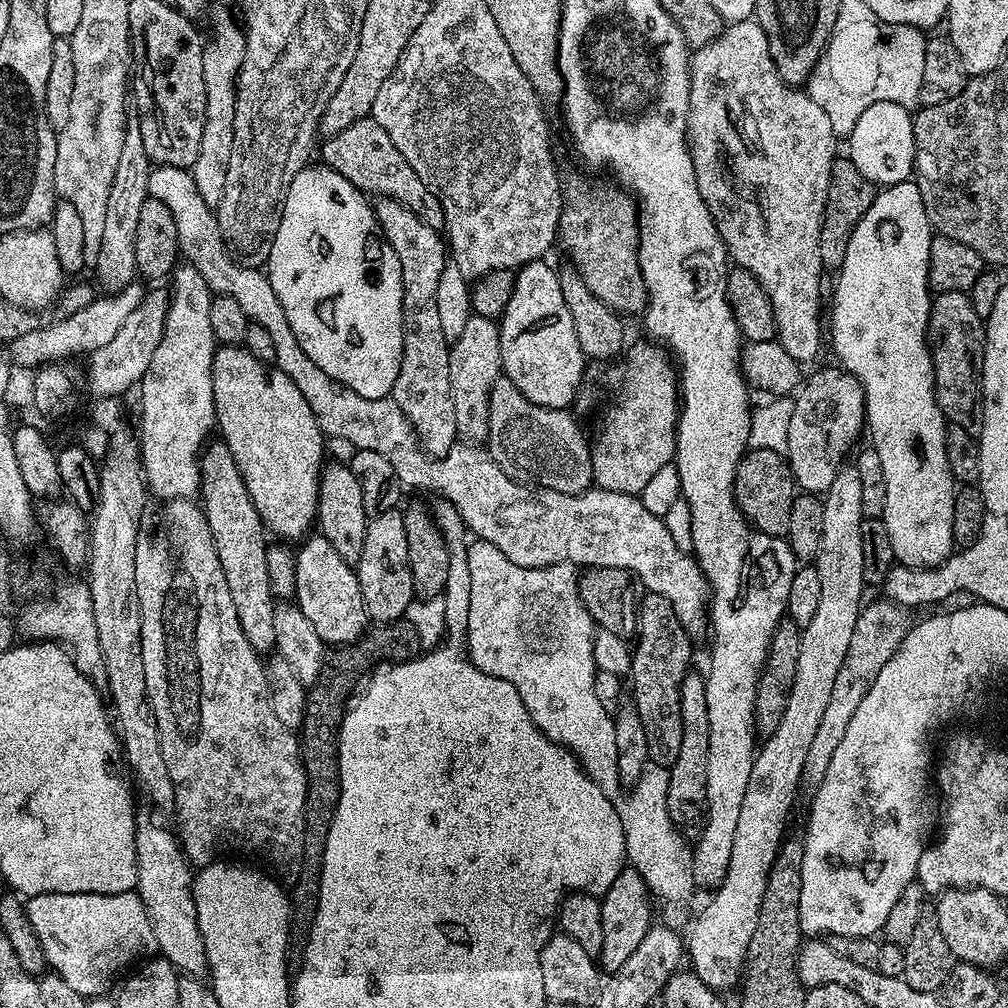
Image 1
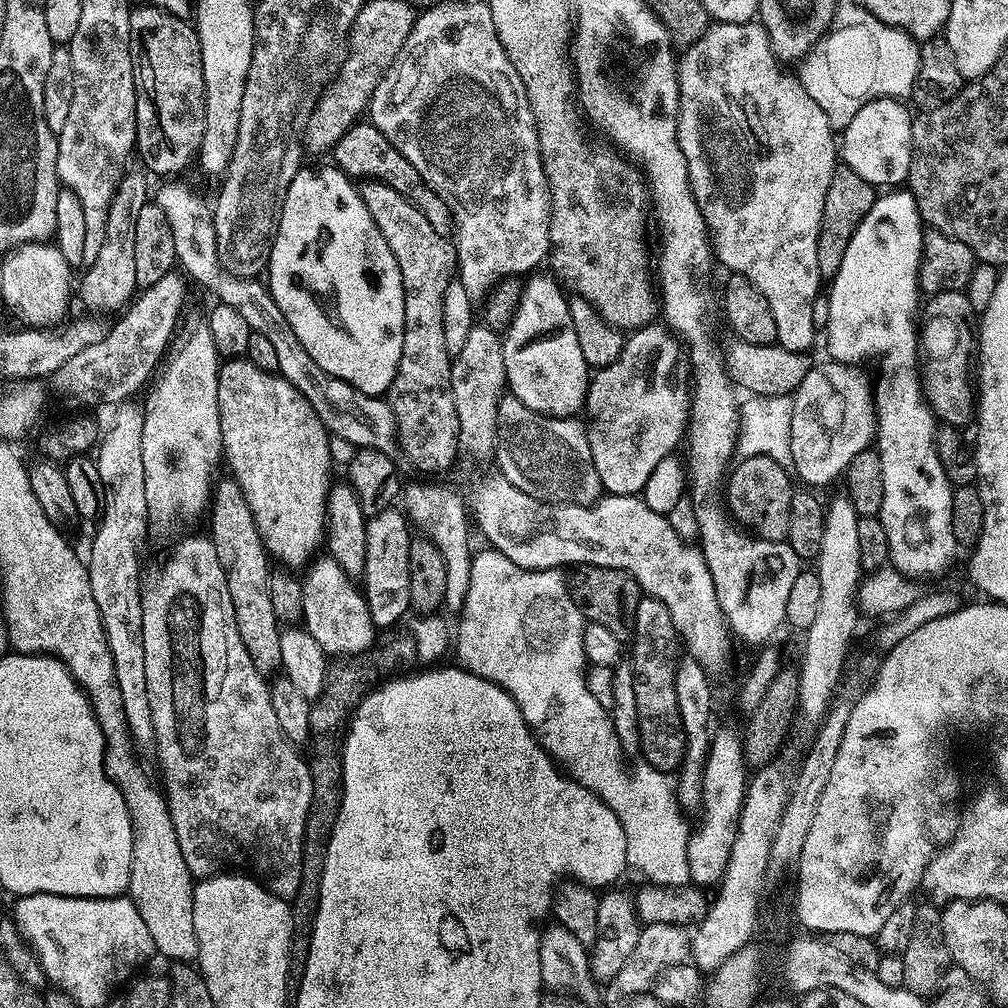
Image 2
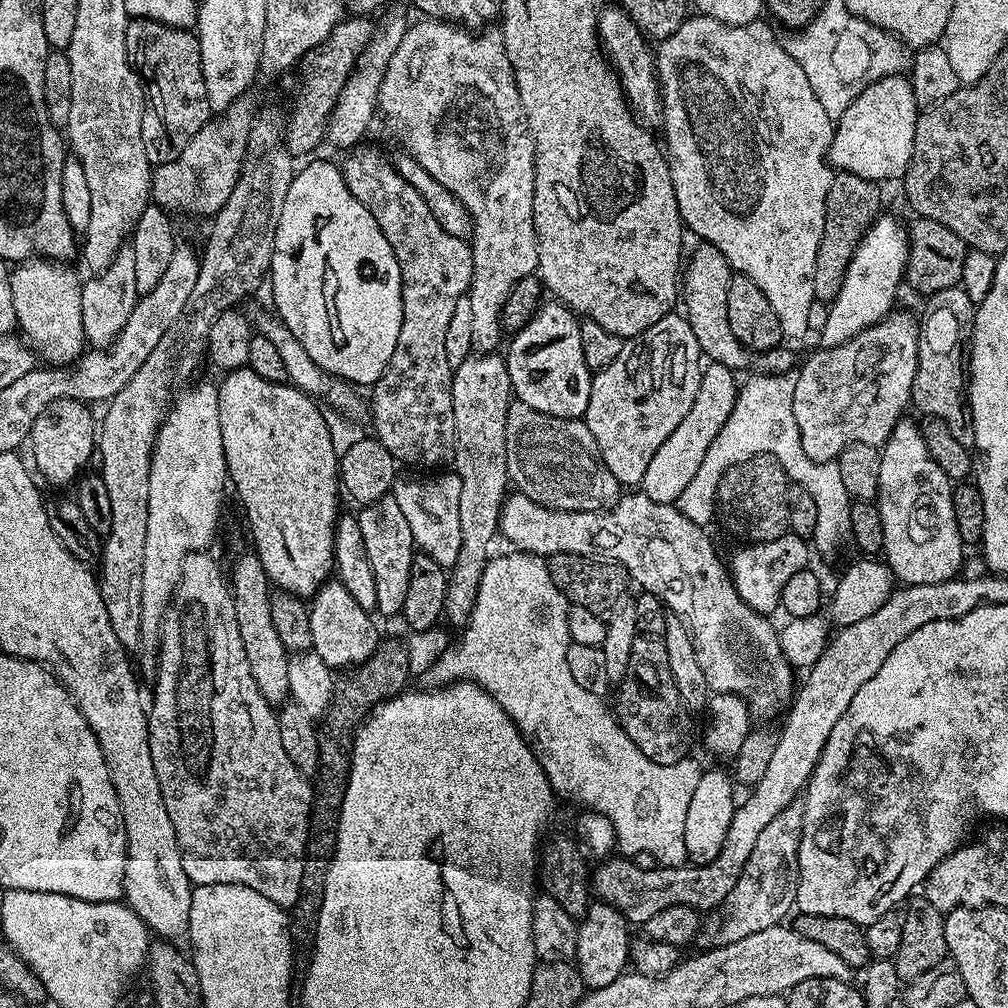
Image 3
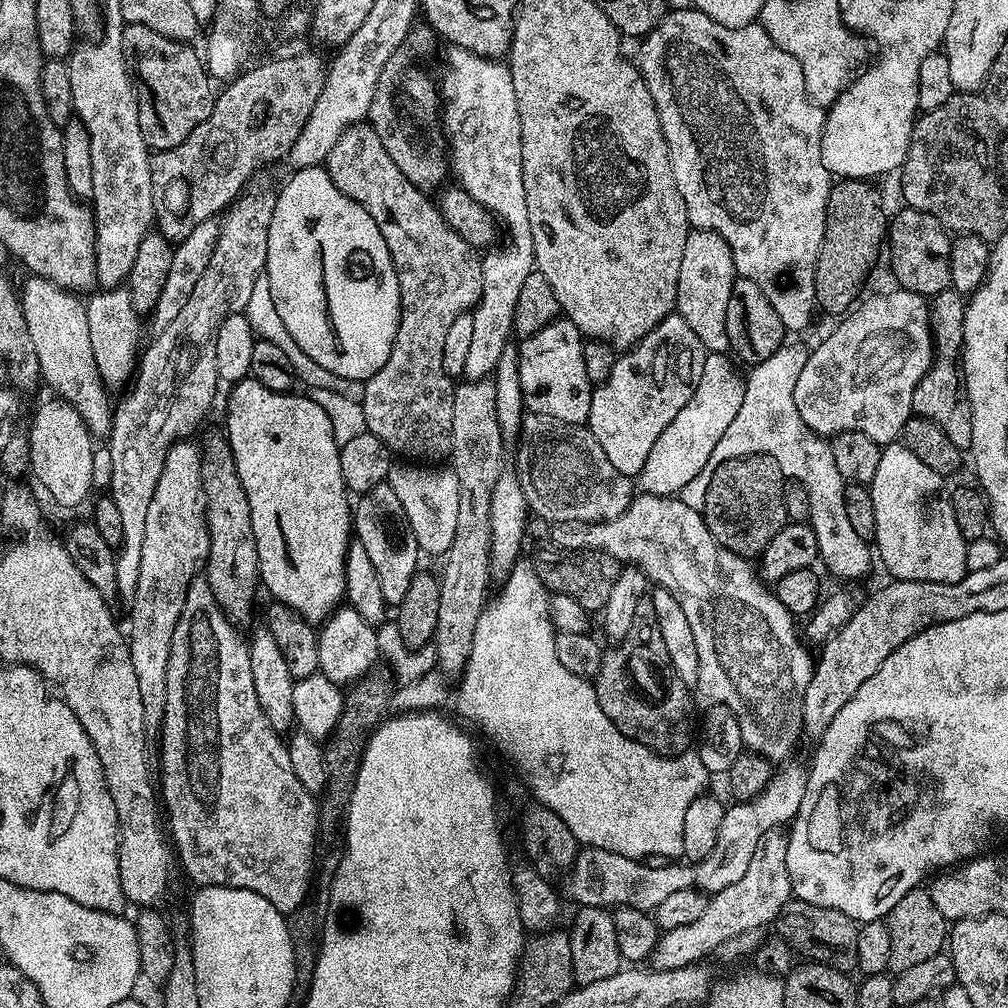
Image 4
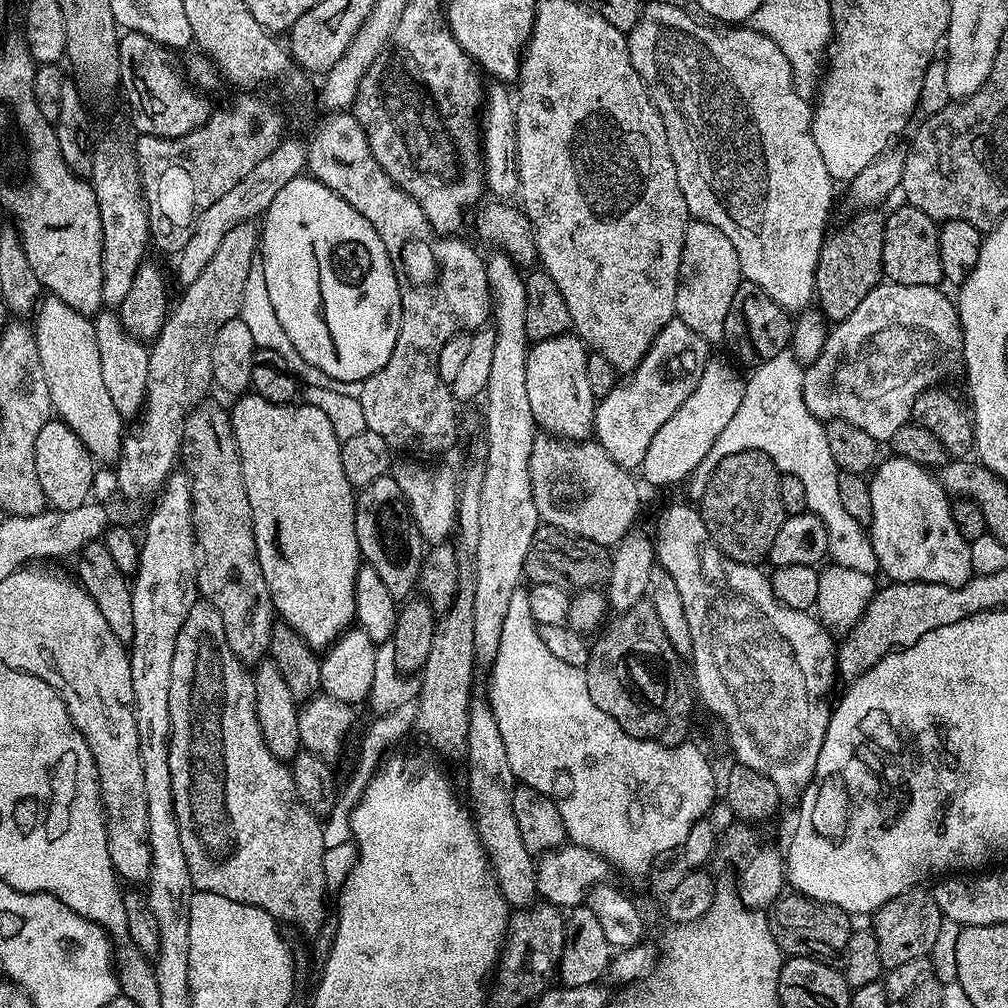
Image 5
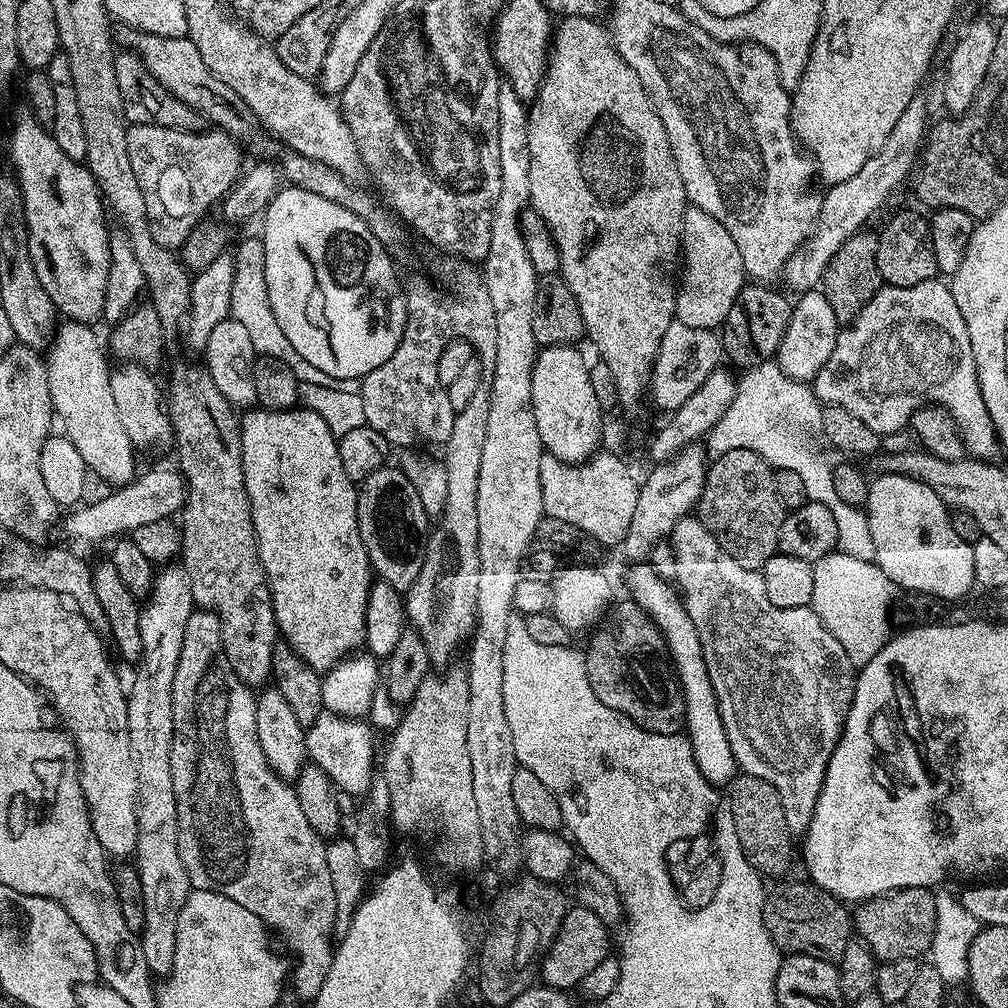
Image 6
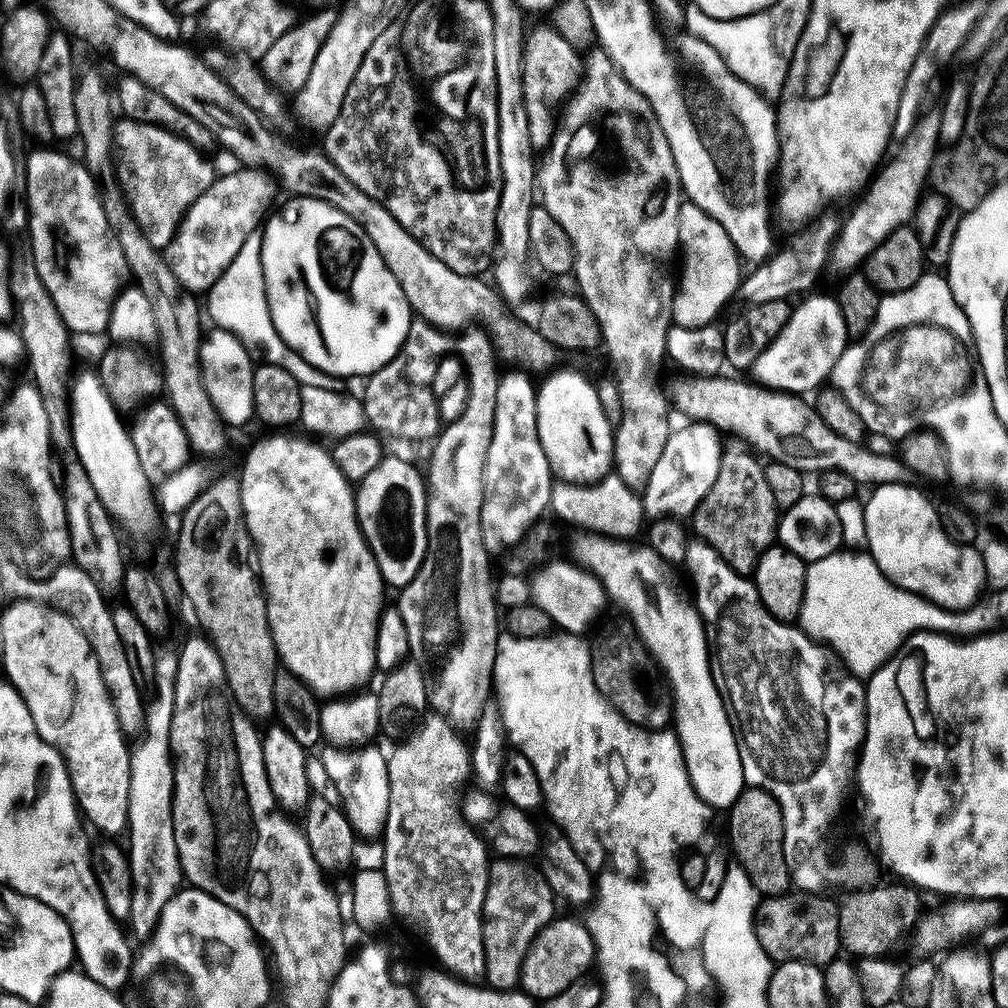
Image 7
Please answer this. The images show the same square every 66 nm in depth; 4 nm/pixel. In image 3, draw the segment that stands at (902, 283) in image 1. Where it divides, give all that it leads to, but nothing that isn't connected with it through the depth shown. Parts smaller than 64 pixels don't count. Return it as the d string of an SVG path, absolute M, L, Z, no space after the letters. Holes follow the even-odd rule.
M881 214L866 230L862 242L854 250L854 258L846 270L842 290L831 301L820 344L833 348L854 338L863 328L869 328L893 311L896 287L904 280L904 267L908 261L908 230L892 216ZM901 418L880 453L878 507L884 531L883 559L901 585L933 584L957 579L966 557L966 545L954 522L953 481L930 458L926 442L914 419Z

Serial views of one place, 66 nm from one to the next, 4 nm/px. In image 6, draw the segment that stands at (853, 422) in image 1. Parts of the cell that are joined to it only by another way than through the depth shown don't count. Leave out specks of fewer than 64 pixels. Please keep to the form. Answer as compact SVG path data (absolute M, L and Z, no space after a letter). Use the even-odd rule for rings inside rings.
M933 278L926 282L918 282L918 286L906 286L905 288L882 286L879 288L874 294L874 298L870 298L870 302L856 315L856 319L853 320L851 324L839 329L837 344L834 346L833 353L830 354L829 360L815 376L814 393L816 399L820 402L828 406L839 406L850 410L850 414L862 418L862 422L866 422L866 426L870 426L870 430L881 434L901 431L901 429L911 421L912 415L914 415L921 406L939 406L950 413L960 433L963 447L965 449L969 448L969 450L972 451L969 453L971 453L975 459L995 461L997 459L996 455L1001 455L1002 452L999 439L996 435L996 427L990 418L990 414L986 410L986 402L982 402L982 390L978 382L978 370L974 362L974 350L970 346L970 334L966 330L966 322L962 318L962 310L958 310L958 302L954 302L954 294L952 293L951 287L940 278ZM848 376L856 376L856 381L854 381L853 384L848 384ZM836 387L845 388L842 389L841 392L836 392Z

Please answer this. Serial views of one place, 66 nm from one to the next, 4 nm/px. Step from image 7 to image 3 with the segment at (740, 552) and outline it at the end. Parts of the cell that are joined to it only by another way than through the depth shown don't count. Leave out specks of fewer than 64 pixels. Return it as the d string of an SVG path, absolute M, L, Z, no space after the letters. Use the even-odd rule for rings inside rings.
M770 455L752 457L749 461L730 466L722 474L717 490L716 511L719 519L724 519L725 526L734 535L744 539L741 541L752 544L774 542L774 538L789 531L786 510L789 483L786 470L778 458Z

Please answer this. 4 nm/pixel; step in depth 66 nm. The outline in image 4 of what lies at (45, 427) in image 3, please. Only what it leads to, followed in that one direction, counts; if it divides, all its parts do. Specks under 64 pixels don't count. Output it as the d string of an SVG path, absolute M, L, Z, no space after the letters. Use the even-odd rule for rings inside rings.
M51 399L35 412L26 432L29 471L60 507L76 508L87 498L94 482L94 438L69 403Z

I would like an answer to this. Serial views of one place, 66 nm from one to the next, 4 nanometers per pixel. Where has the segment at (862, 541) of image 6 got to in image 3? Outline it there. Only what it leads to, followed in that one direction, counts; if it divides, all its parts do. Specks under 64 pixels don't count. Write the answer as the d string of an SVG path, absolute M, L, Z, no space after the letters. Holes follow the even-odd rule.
M760 373L752 377L745 385L741 385L738 397L728 420L714 438L710 448L702 460L702 464L694 479L676 500L675 505L680 513L686 514L696 525L707 527L716 516L716 498L718 486L721 484L722 474L730 466L749 461L750 458L770 455L778 458L786 470L791 483L806 487L813 494L817 504L817 526L810 537L813 549L822 554L836 553L845 542L850 532L850 510L853 501L843 485L840 468L832 462L819 464L802 449L801 434L798 422L794 417L793 386L795 379L786 374Z

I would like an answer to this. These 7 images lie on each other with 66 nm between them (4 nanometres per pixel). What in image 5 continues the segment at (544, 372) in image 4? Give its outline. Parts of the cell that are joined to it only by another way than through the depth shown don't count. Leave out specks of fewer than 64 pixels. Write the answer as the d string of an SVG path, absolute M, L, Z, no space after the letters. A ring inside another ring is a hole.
M575 334L538 340L529 347L526 358L526 395L530 398L530 410L537 425L545 433L558 436L561 440L586 440L593 435L598 398L590 390L586 379L587 361L586 345Z

